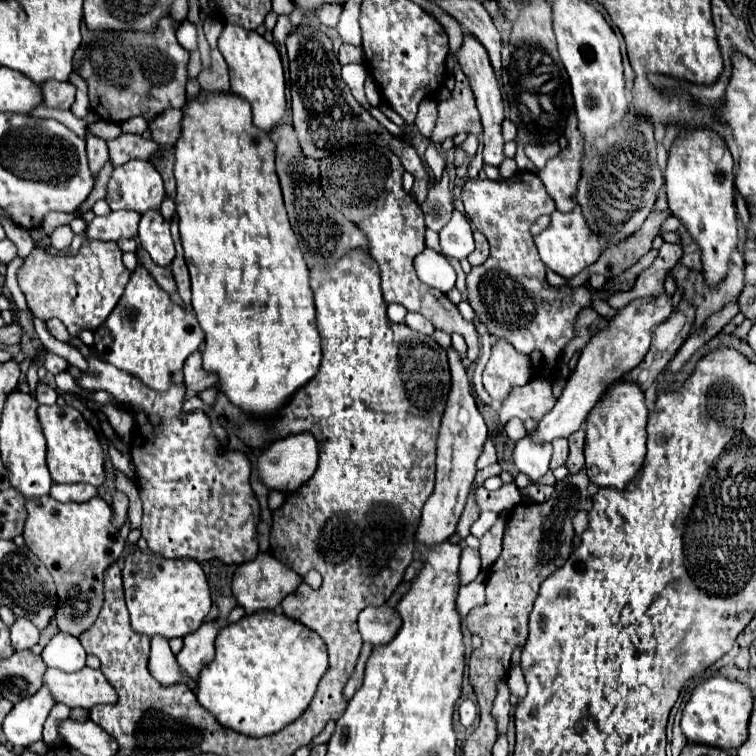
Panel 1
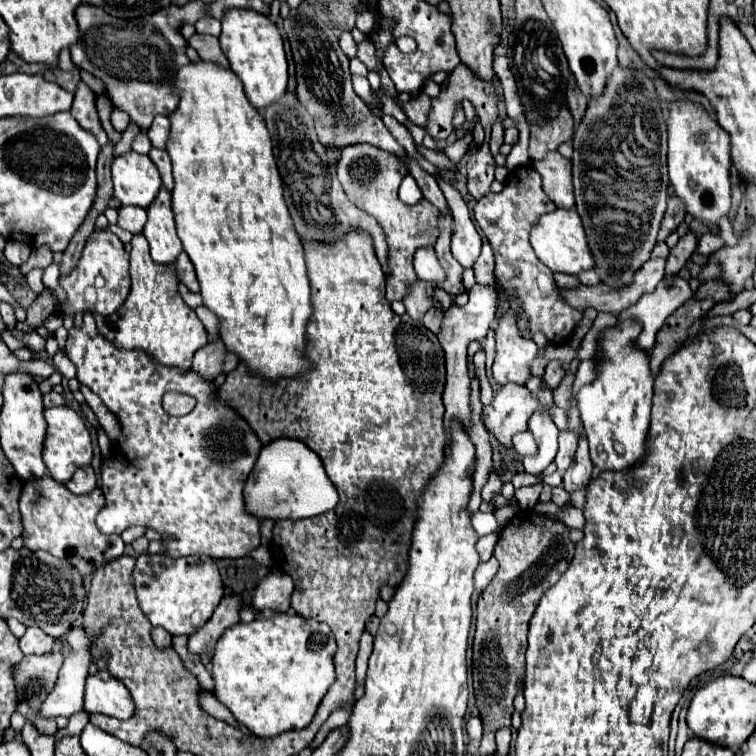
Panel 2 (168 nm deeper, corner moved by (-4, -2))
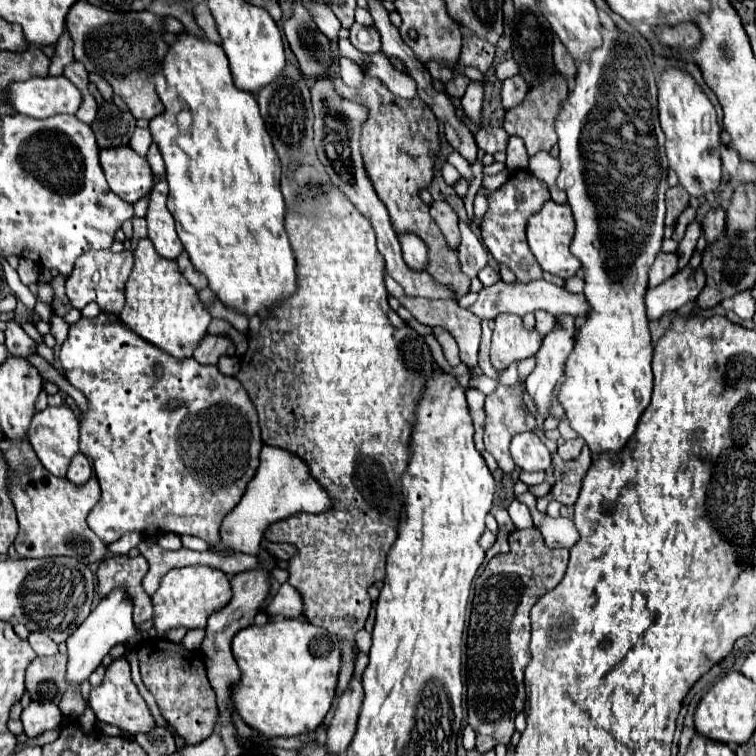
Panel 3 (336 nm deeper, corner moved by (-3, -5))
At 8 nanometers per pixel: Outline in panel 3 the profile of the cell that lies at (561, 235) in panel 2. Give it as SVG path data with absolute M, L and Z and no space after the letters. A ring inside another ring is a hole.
M548 201L548 205L544 205L536 215L532 215L528 219L528 243L530 243L530 251L534 253L536 261L540 263L540 267L552 275L558 275L562 279L568 279L568 277L574 277L578 273L578 269L582 267L580 265L580 259L576 259L572 253L570 253L570 243L572 243L572 237L574 237L574 217L572 217L572 211L568 209L568 205L558 205L554 201Z

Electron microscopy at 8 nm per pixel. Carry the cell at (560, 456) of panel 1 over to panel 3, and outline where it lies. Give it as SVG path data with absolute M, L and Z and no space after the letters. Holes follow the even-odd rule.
M580 437L570 439L570 441L560 441L560 445L558 445L558 455L560 455L560 459L562 459L562 461L576 459L576 457L580 455L582 447L584 447L584 441L582 441Z

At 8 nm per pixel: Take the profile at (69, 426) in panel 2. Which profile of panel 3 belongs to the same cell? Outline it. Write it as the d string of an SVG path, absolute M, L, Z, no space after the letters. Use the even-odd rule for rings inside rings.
M66 405L60 407L46 407L44 411L38 411L32 419L32 425L28 429L28 439L32 449L36 451L40 463L56 477L66 477L68 465L74 455L78 455L78 443L80 443L80 423L74 415L74 411Z

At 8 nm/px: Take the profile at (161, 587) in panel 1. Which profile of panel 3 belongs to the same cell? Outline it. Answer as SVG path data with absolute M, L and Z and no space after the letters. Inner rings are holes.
M186 565L178 569L170 569L156 593L152 595L152 605L154 605L154 629L156 637L164 639L172 629L206 629L206 619L212 611L224 607L230 601L230 581L228 577L212 567L206 565Z

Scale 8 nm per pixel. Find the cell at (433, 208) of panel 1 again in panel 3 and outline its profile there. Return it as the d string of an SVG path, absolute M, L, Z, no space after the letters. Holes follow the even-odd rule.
M322 79L316 81L312 85L312 105L314 105L314 145L318 151L320 161L324 163L324 169L328 171L328 175L332 177L332 183L352 201L352 205L372 223L376 237L378 237L378 251L382 253L384 261L386 261L386 273L404 289L406 295L410 297L424 297L427 299L456 299L456 293L452 287L439 284L434 280L430 273L418 273L412 271L404 259L402 259L402 249L400 249L400 241L396 237L396 231L390 223L388 211L384 207L384 203L378 199L366 171L364 171L364 163L362 163L362 155L360 155L360 145L358 145L358 137L360 137L360 125L366 119L366 109L354 101L344 101L336 89L334 83L330 79Z

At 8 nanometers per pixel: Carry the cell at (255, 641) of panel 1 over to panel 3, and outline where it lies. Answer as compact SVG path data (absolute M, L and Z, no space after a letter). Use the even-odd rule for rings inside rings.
M300 619L268 621L260 627L250 625L240 629L232 639L232 653L242 675L232 687L230 699L234 711L248 727L266 737L290 737L310 733L322 723L332 707L340 671L340 643L334 633Z

